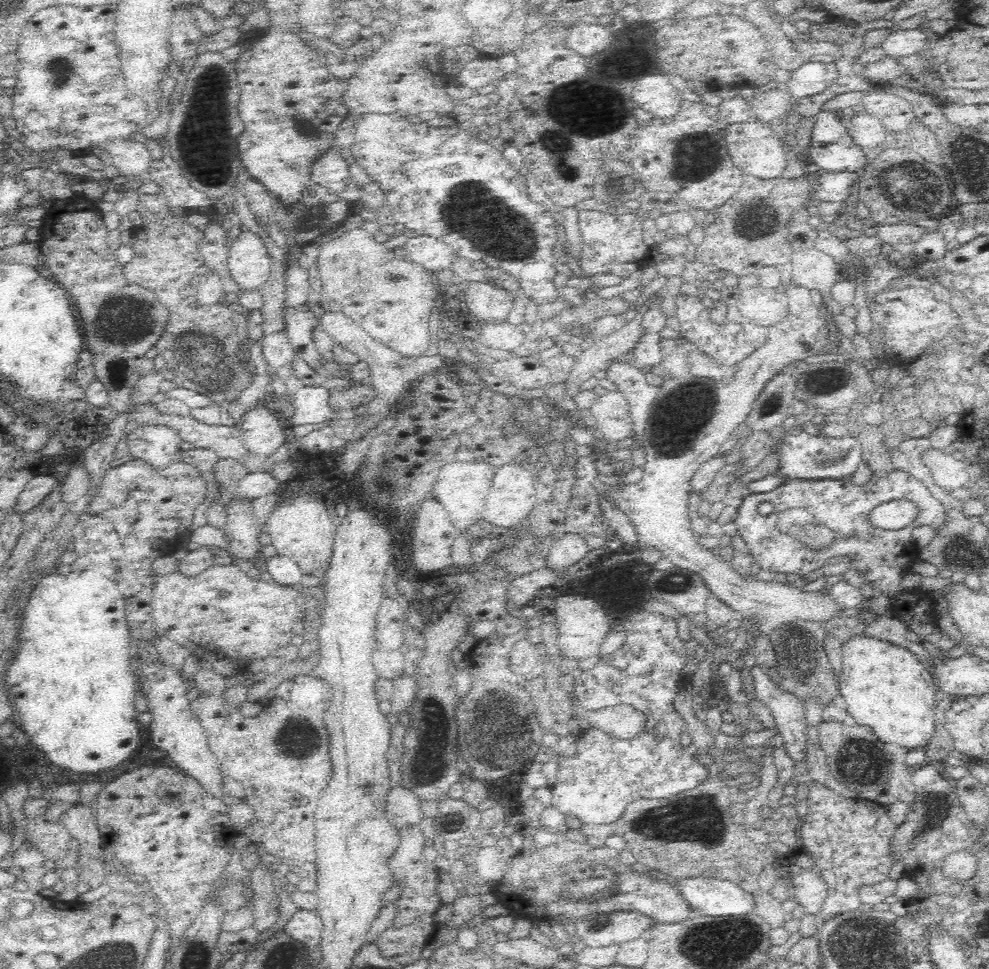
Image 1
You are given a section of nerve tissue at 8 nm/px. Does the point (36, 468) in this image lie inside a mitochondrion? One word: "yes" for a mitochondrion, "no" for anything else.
no

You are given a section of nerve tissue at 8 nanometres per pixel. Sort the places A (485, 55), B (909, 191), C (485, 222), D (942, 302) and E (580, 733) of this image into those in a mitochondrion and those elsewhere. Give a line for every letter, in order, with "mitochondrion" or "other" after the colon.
A: other
B: mitochondrion
C: mitochondrion
D: other
E: other

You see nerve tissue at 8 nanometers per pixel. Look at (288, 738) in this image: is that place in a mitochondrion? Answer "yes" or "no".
yes

